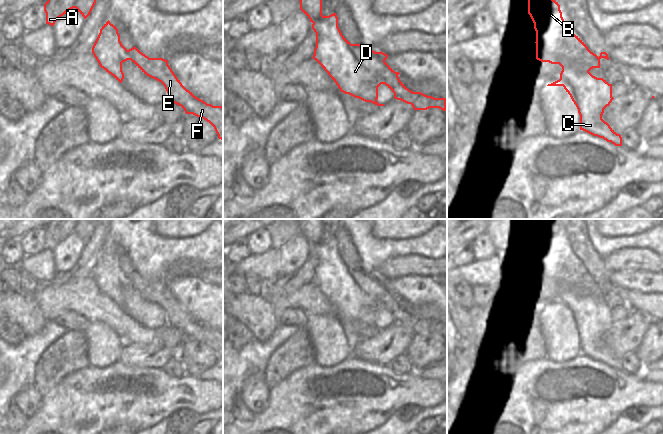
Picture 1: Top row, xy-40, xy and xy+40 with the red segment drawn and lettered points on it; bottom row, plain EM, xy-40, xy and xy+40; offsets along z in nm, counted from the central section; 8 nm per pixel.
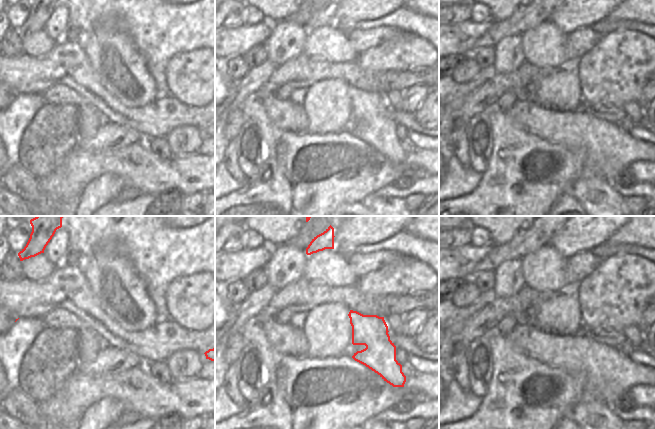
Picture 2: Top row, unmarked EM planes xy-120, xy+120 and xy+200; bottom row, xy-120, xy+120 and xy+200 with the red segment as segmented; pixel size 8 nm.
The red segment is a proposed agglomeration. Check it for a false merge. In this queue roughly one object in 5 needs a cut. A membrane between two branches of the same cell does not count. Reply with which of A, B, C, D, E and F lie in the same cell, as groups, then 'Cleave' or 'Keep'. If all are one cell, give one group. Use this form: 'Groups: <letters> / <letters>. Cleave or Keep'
Groups: A B C D E F. Keep

